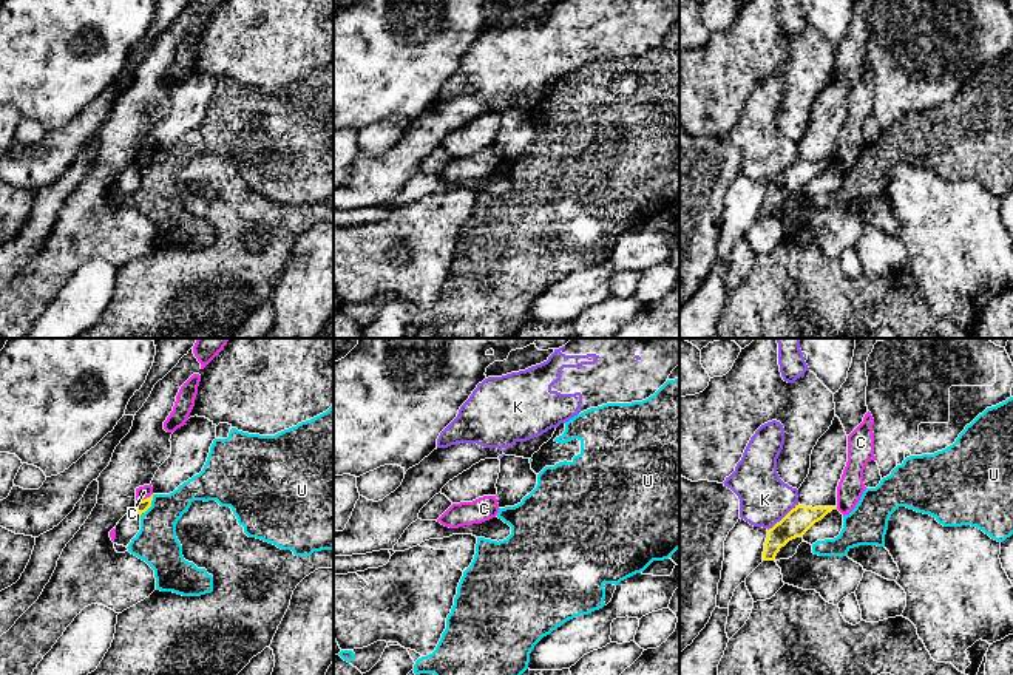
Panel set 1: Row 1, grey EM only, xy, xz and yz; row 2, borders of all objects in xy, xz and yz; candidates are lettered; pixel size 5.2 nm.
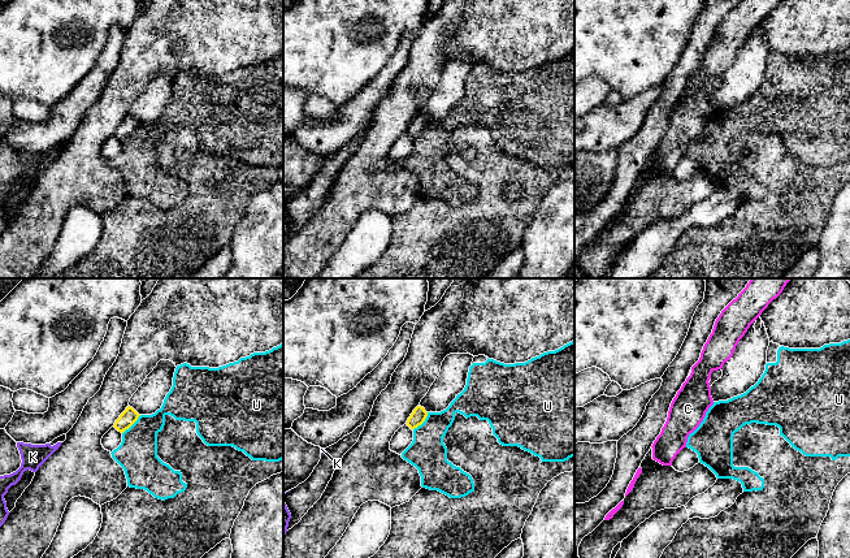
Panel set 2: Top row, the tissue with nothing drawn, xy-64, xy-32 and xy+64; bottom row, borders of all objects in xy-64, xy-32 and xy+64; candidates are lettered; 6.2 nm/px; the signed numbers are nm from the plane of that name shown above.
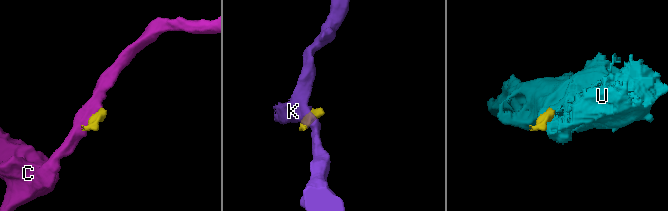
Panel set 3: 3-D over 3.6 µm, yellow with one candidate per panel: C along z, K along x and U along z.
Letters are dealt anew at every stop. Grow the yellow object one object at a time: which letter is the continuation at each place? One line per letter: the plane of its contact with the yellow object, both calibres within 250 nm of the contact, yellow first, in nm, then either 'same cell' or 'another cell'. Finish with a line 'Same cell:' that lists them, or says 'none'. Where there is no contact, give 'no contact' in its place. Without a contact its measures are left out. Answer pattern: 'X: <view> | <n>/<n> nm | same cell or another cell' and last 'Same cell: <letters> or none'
C: xy | 70/70 nm | another cell
K: yz | 140/280 nm | another cell
U: xy | 70/220 nm | another cell
Same cell: none

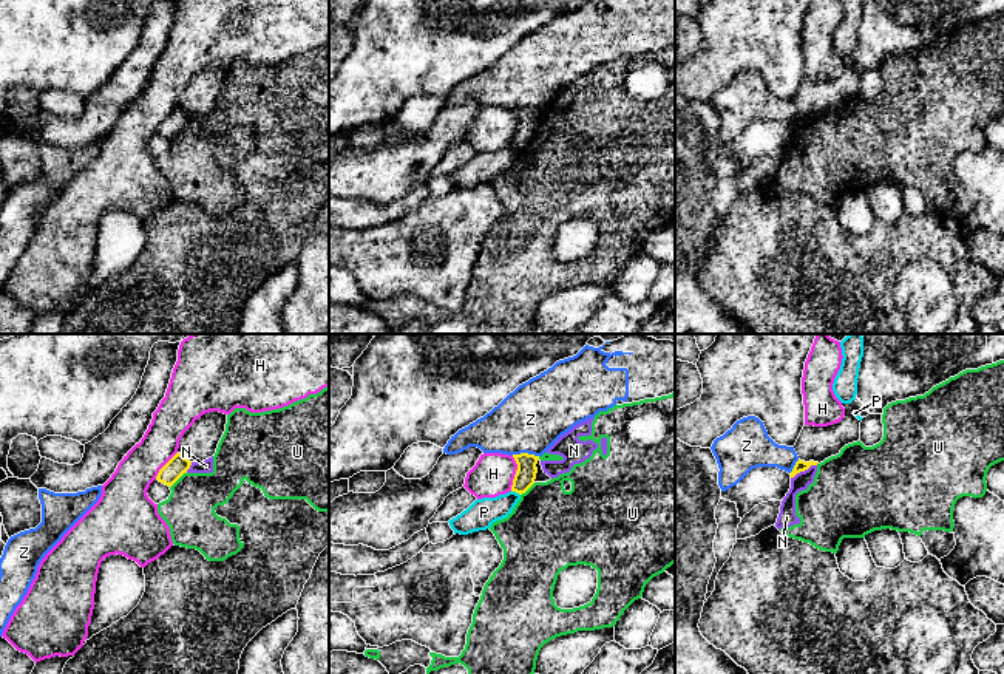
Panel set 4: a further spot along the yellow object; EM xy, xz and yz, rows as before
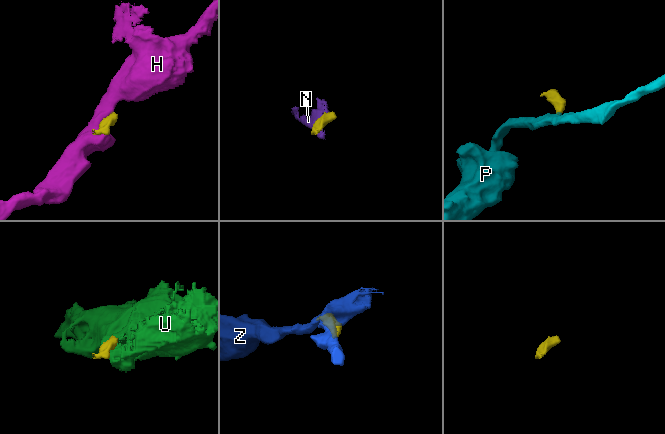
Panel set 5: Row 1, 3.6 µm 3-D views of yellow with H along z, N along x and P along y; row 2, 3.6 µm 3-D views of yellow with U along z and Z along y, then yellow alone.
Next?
H: xz | 110/220 nm | another cell
N: yz | 60/90 nm | another cell
P: xz | 110/150 nm | another cell
U: xy | 100/260 nm | another cell
Z: xz | 110/340 nm | another cell
Same cell: none

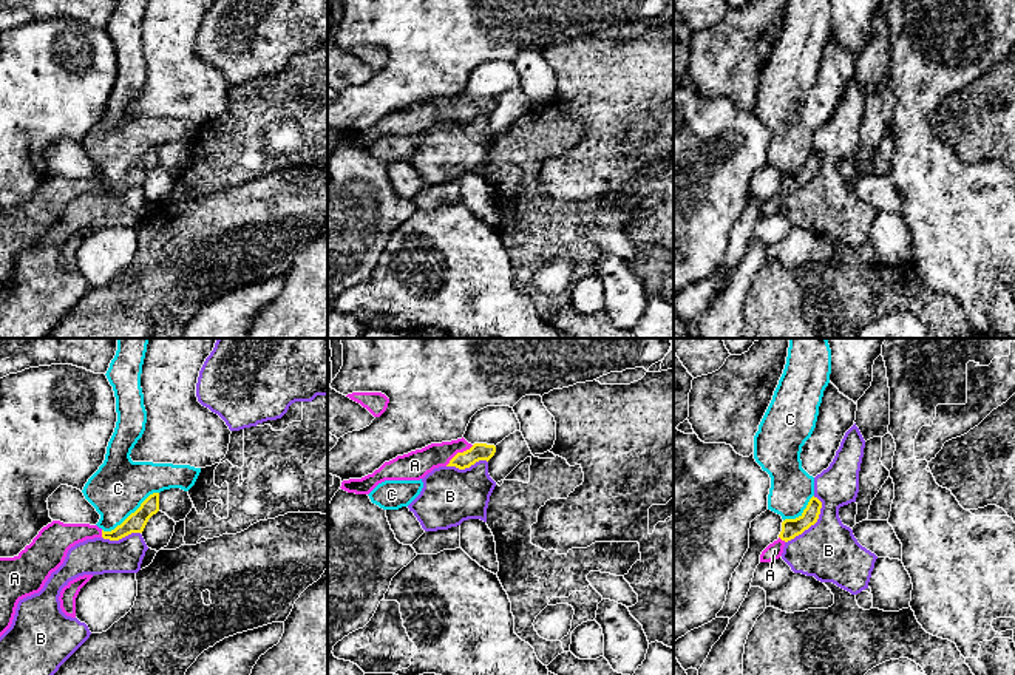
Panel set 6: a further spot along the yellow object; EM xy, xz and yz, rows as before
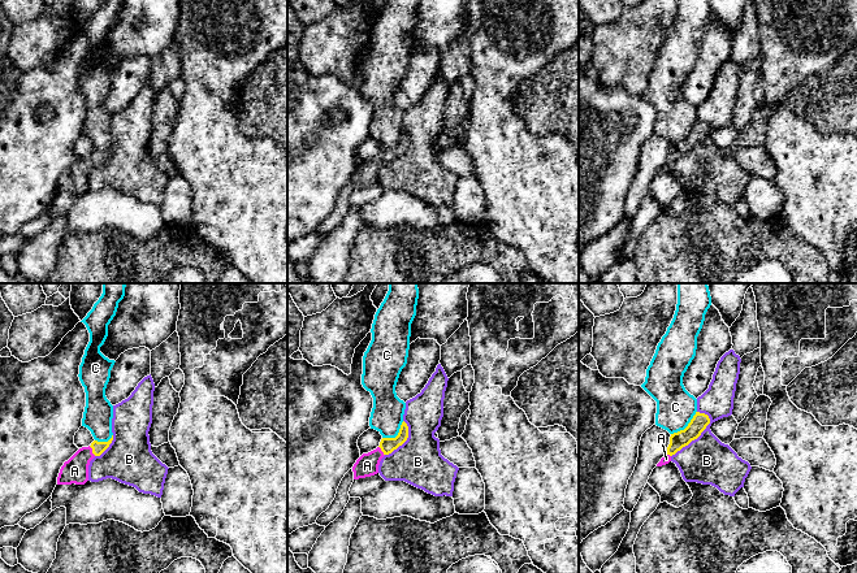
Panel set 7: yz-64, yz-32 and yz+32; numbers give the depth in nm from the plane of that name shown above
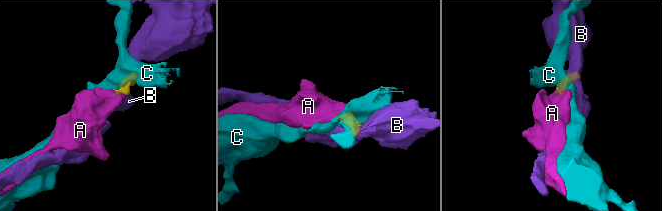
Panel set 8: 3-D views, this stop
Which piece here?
A: xz | 100/150 nm | same cell
B: yz | 100/300 nm | another cell
C: xy | 100/280 nm | another cell
Same cell: A

